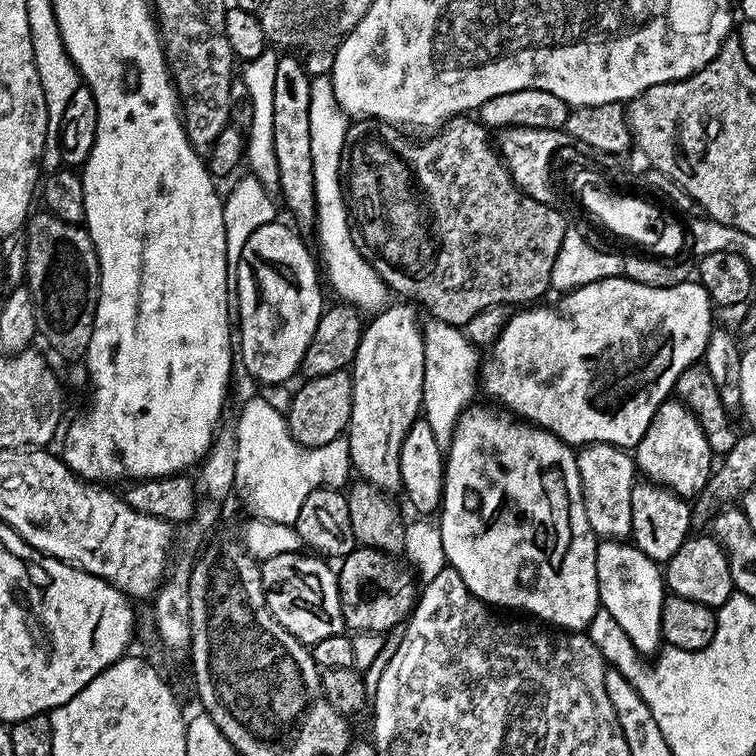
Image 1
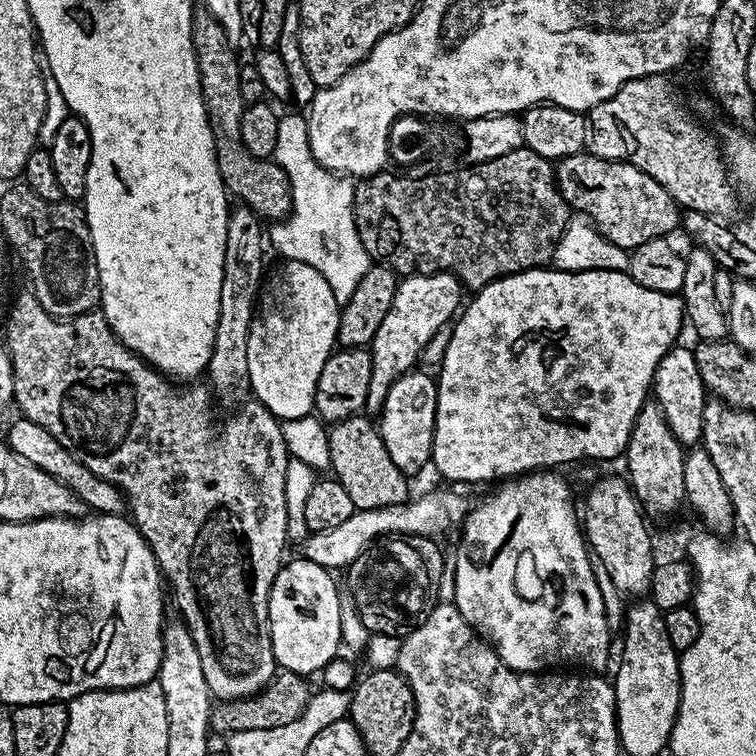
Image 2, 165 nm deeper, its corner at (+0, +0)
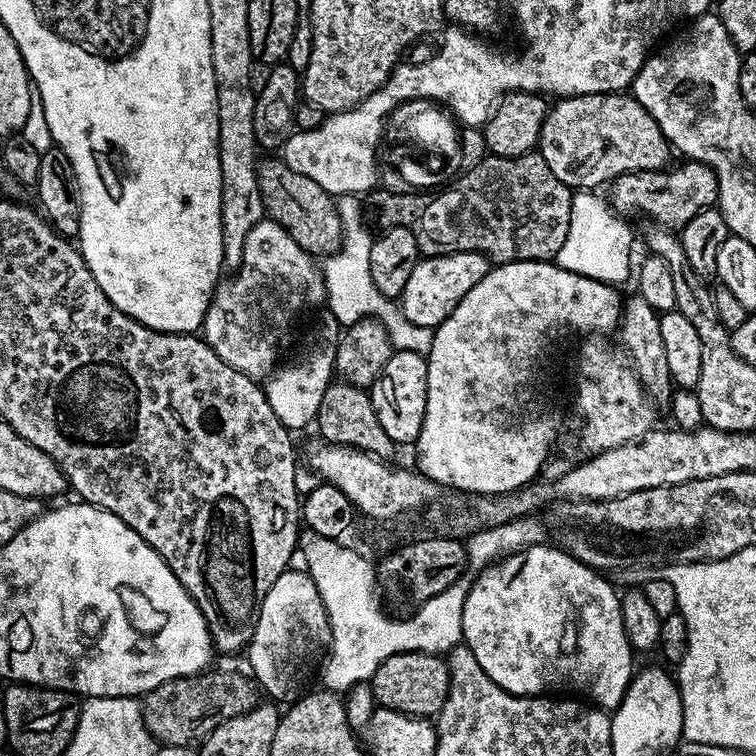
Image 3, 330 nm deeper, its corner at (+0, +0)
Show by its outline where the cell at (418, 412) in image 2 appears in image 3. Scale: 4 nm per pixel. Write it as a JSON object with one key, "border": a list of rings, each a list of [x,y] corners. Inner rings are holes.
{"border":[[[393,351],[386,362],[382,374],[370,389],[372,405],[382,422],[382,430],[390,434],[393,444],[397,446],[415,445],[420,437],[422,422],[426,414],[426,386],[428,385],[428,361],[416,352]]]}

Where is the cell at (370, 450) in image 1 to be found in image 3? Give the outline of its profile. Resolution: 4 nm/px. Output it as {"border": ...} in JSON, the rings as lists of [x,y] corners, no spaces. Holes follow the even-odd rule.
{"border":[[[455,252],[449,256],[430,256],[421,259],[414,266],[414,274],[410,274],[410,282],[406,282],[404,295],[399,297],[398,304],[404,307],[404,316],[416,328],[435,330],[462,302],[466,294],[484,275],[488,273],[490,261],[488,257],[477,252]]]}

